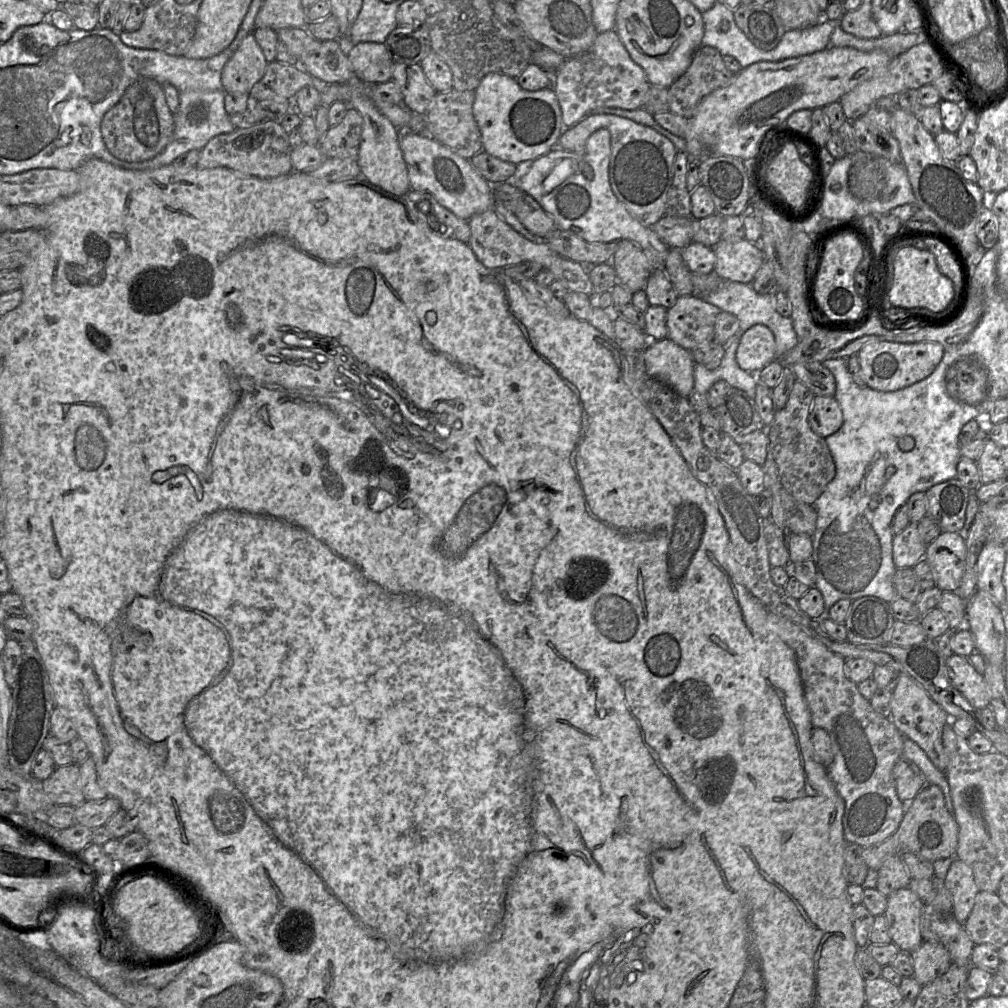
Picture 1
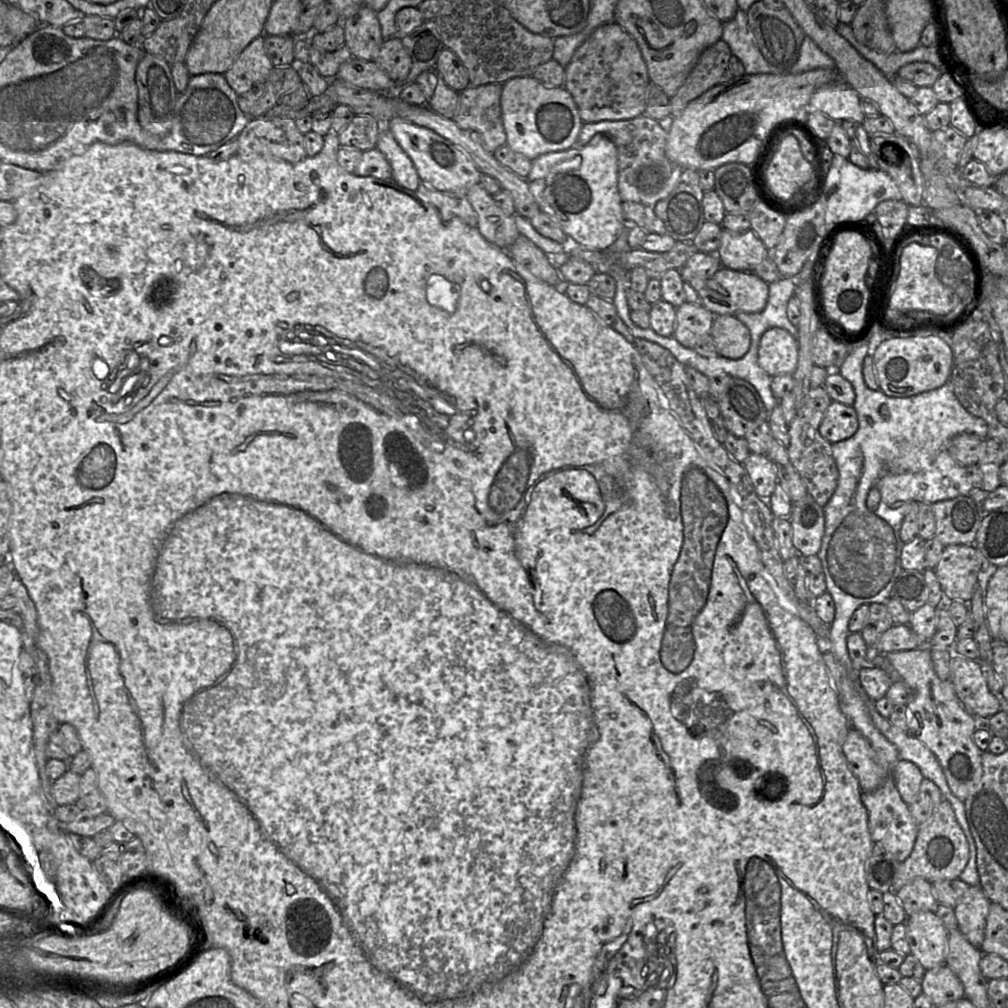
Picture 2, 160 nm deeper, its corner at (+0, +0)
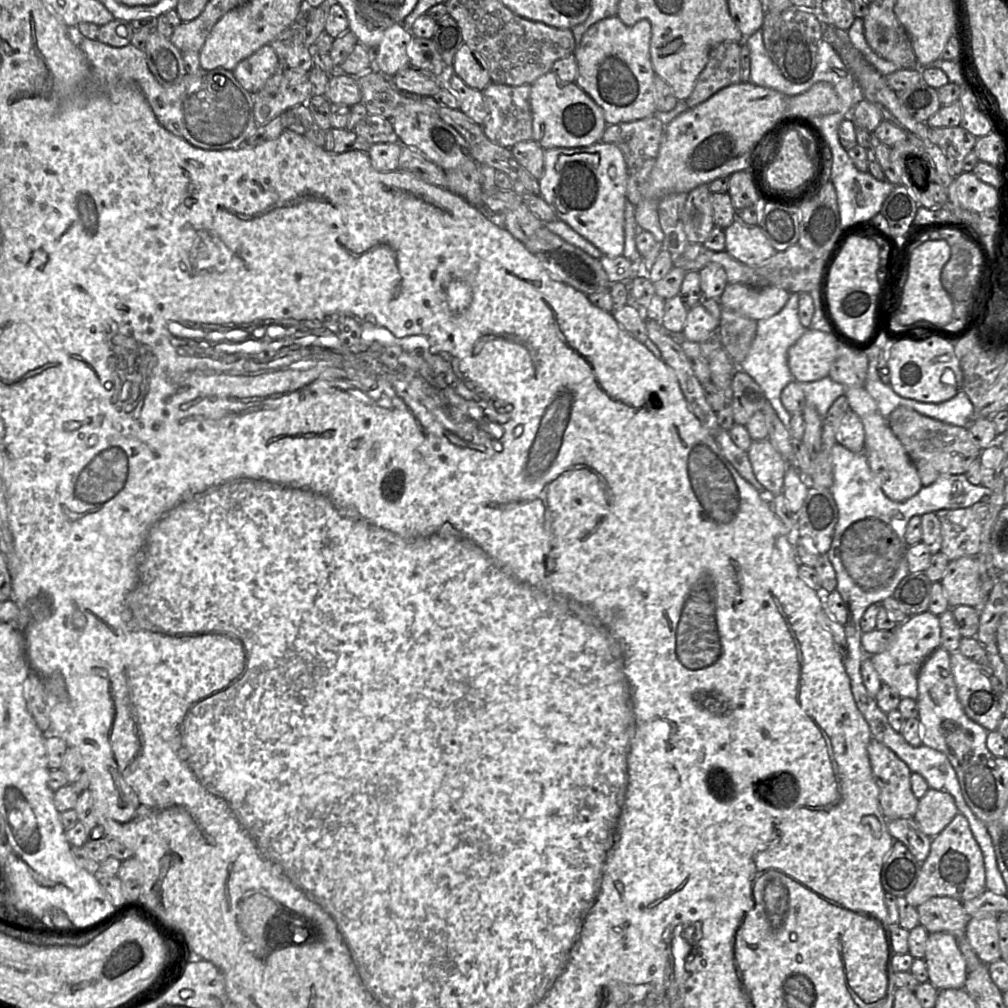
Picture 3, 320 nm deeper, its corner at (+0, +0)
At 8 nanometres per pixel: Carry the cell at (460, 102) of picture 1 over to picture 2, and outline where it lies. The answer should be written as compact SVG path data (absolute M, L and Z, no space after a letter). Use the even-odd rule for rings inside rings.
M502 84L469 86L459 92L452 118L464 130L477 132L483 148L494 152L506 145L506 133L501 117Z

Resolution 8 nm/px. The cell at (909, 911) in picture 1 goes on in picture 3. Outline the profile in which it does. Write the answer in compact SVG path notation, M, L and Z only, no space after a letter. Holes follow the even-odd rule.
M948 932L929 933L924 960L929 981L938 990L964 988L967 962L955 935Z

